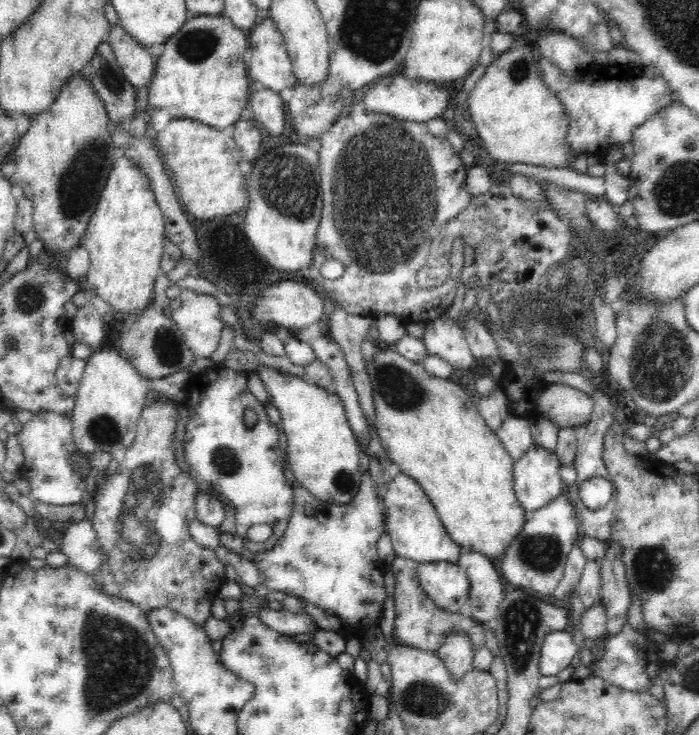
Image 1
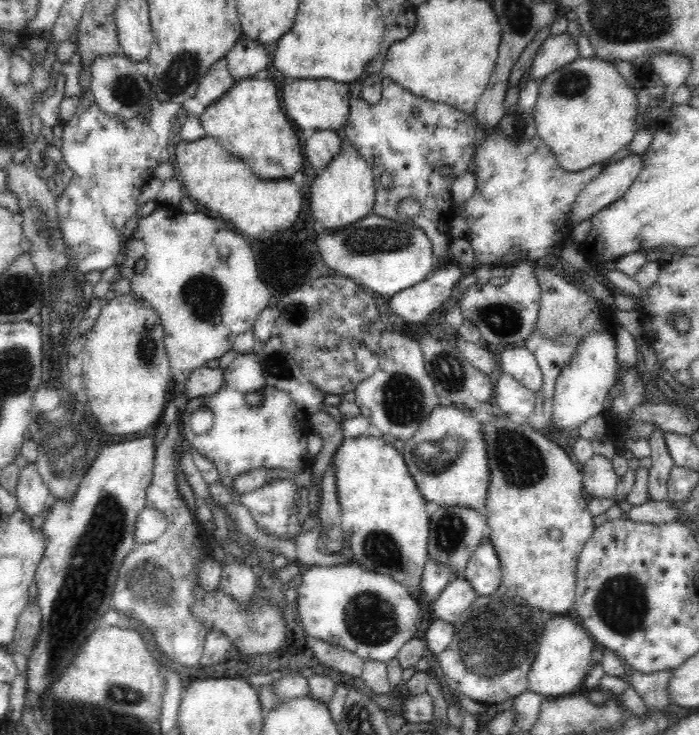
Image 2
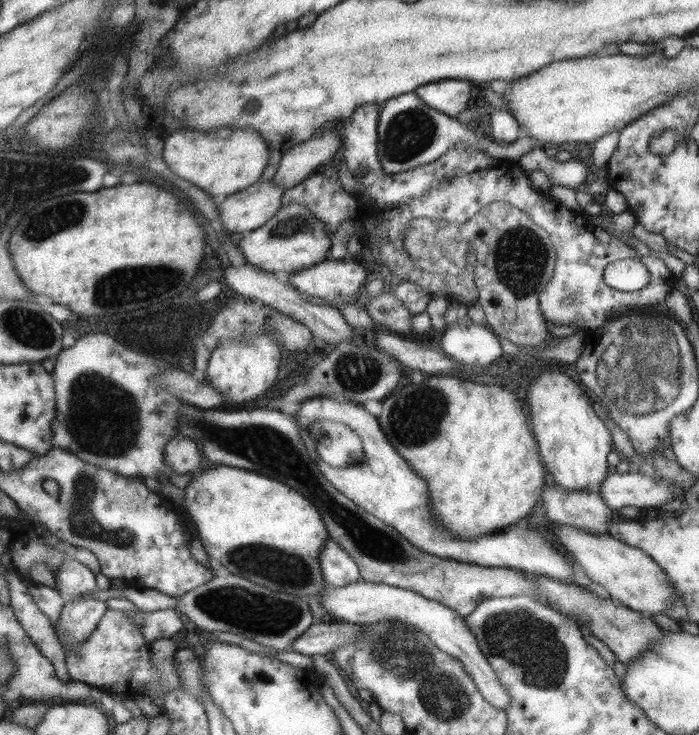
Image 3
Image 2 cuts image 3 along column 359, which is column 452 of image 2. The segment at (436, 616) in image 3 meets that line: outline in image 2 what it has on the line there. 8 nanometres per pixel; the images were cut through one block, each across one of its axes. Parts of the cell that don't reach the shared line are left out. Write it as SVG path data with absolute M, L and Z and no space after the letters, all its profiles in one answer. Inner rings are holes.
M454 578L434 600L430 600L430 614L433 618L452 624L472 604L476 595L466 579Z

